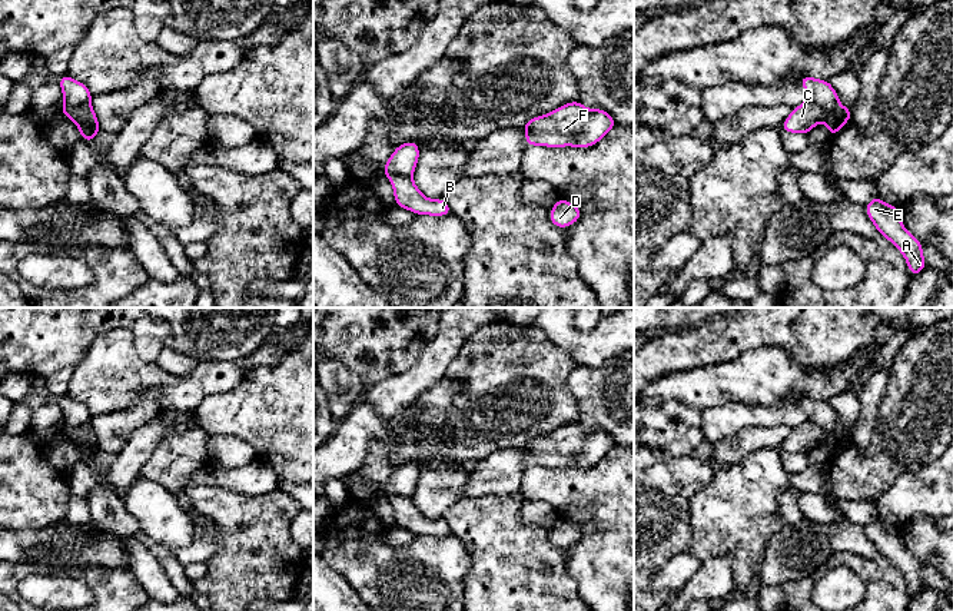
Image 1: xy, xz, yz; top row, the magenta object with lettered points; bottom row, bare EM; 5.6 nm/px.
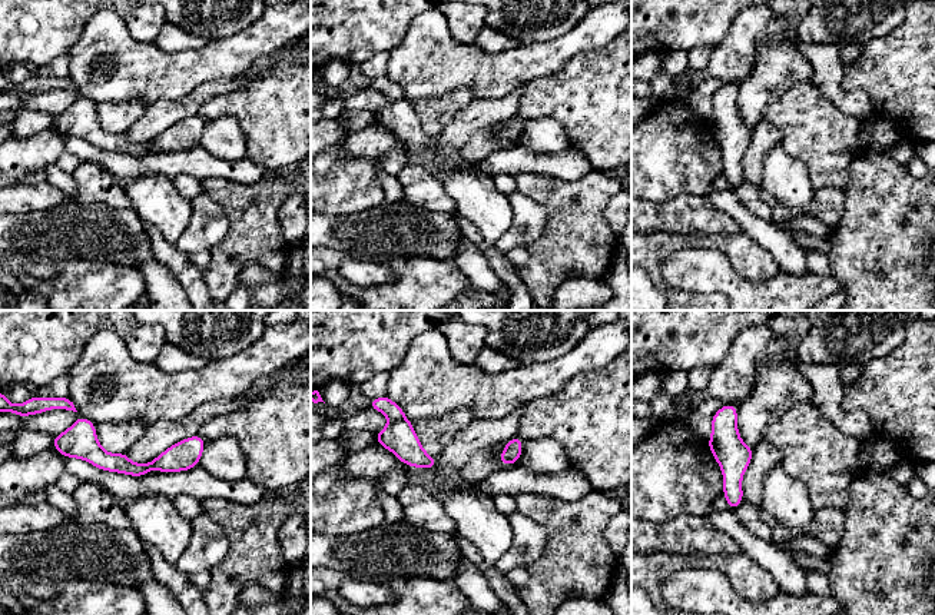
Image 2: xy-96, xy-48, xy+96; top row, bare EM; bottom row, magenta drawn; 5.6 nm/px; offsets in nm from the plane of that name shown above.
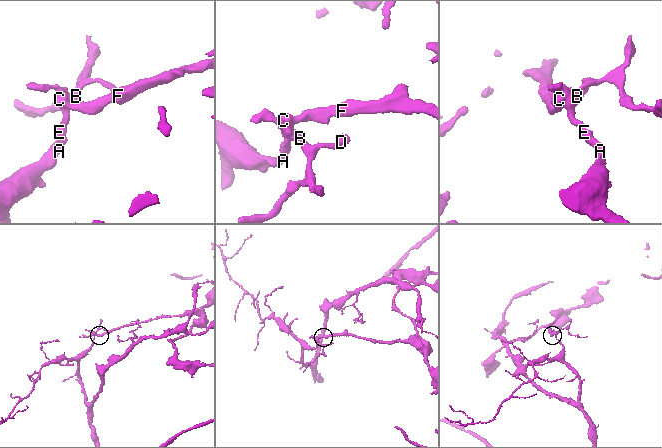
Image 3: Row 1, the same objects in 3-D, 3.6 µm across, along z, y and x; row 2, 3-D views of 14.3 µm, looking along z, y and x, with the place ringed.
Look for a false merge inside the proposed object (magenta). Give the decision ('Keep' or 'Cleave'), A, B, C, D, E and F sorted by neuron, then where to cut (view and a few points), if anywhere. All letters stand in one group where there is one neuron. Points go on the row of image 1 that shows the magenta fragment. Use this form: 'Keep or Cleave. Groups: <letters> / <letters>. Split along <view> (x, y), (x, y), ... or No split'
Cleave. Groups: A B D E / C F. Split along xy (89, 100), (80, 105), (65, 103)

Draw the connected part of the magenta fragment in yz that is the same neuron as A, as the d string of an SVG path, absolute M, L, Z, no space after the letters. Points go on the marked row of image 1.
M874 196L864 209L877 233L886 236L901 252L912 276L917 276L927 265L922 252L923 243L903 226L900 209L887 205L879 196Z

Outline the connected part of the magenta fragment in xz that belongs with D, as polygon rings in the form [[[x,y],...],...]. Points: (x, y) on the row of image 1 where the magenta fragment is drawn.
[[[558,197],[554,207],[549,210],[549,220],[557,228],[567,229],[578,219],[581,219],[581,209],[561,197]]]

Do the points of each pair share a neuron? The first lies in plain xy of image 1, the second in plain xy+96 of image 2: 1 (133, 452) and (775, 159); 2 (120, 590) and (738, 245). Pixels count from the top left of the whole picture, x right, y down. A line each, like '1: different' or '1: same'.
1: different
2: same

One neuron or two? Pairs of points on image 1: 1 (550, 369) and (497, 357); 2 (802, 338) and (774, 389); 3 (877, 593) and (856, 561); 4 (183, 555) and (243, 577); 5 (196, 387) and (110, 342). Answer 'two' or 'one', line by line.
1: one
2: two
3: one
4: two
5: one

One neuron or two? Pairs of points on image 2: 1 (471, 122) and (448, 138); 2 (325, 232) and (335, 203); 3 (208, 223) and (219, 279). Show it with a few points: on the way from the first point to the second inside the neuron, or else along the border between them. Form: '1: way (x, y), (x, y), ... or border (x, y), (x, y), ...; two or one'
1: way (466, 125), (454, 136); one
2: border (364, 209), (355, 213), (325, 215); two
3: border (226, 215), (228, 232), (209, 249); two

